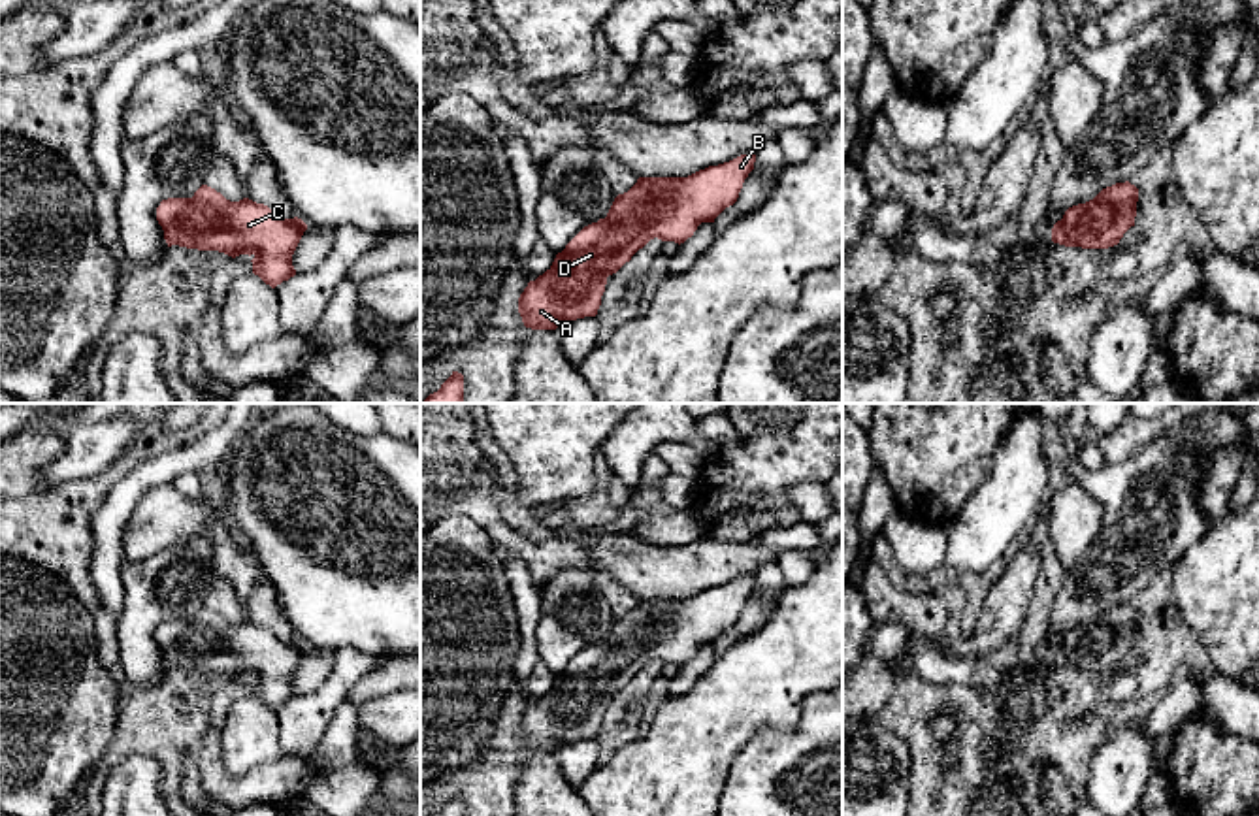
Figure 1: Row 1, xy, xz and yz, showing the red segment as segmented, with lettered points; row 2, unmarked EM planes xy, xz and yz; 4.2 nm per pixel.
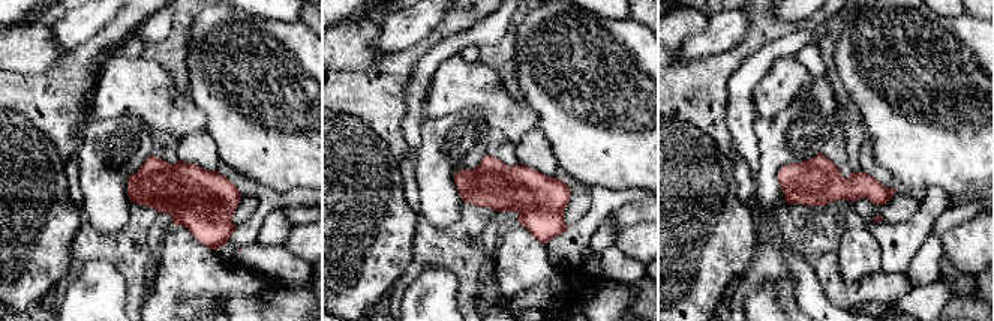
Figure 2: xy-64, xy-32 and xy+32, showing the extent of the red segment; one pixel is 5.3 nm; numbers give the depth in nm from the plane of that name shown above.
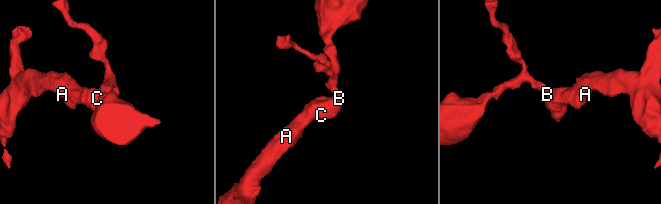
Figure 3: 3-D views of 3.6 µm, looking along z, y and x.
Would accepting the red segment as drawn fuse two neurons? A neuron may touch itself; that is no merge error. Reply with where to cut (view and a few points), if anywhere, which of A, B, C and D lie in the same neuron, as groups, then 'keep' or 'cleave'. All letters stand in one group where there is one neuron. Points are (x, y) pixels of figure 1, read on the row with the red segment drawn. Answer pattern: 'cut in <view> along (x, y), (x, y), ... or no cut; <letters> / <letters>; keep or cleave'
no cut; A B C D; keep

